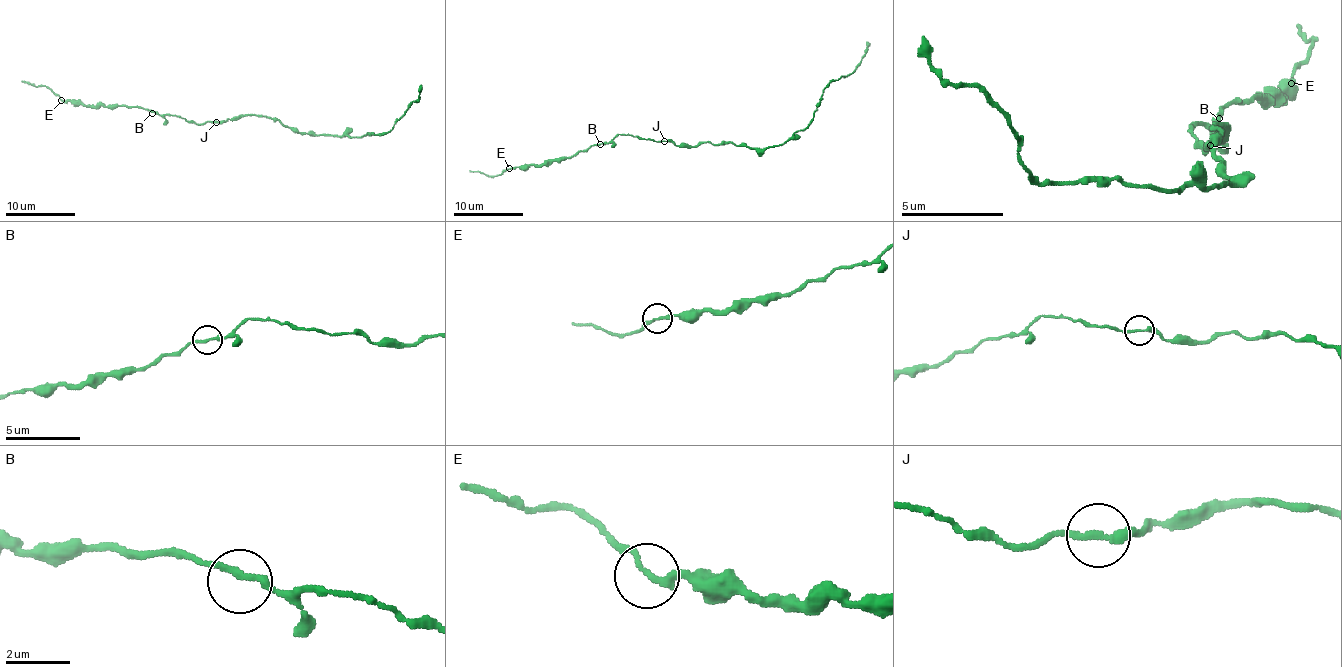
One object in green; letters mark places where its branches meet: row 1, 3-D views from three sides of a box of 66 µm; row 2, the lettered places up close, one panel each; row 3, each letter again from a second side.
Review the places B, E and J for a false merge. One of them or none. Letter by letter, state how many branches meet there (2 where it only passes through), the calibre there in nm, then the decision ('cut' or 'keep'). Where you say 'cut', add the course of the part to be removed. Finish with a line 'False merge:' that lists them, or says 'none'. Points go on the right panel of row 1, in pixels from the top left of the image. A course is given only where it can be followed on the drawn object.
B: branches 2; calibre 200 nm; keep
E: branches 2; calibre 200 nm; keep
J: branches 2; calibre 240 nm; cut; course (1209, 144), (1219, 124), (1234, 180), (1034, 180), (1019, 134), (921, 36)
False merge: J

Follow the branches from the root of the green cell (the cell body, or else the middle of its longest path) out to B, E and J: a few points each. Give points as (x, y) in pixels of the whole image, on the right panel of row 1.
B: (1219, 124), (1224, 129), (1224, 139), (1203, 149), (1193, 129), (1198, 124), (1214, 124), (1219, 118)
E: (1219, 124), (1224, 139), (1203, 149), (1193, 134), (1198, 124), (1214, 124), (1229, 103), (1280, 98), (1291, 83)
J: (1219, 124), (1224, 129), (1224, 139), (1209, 144)

